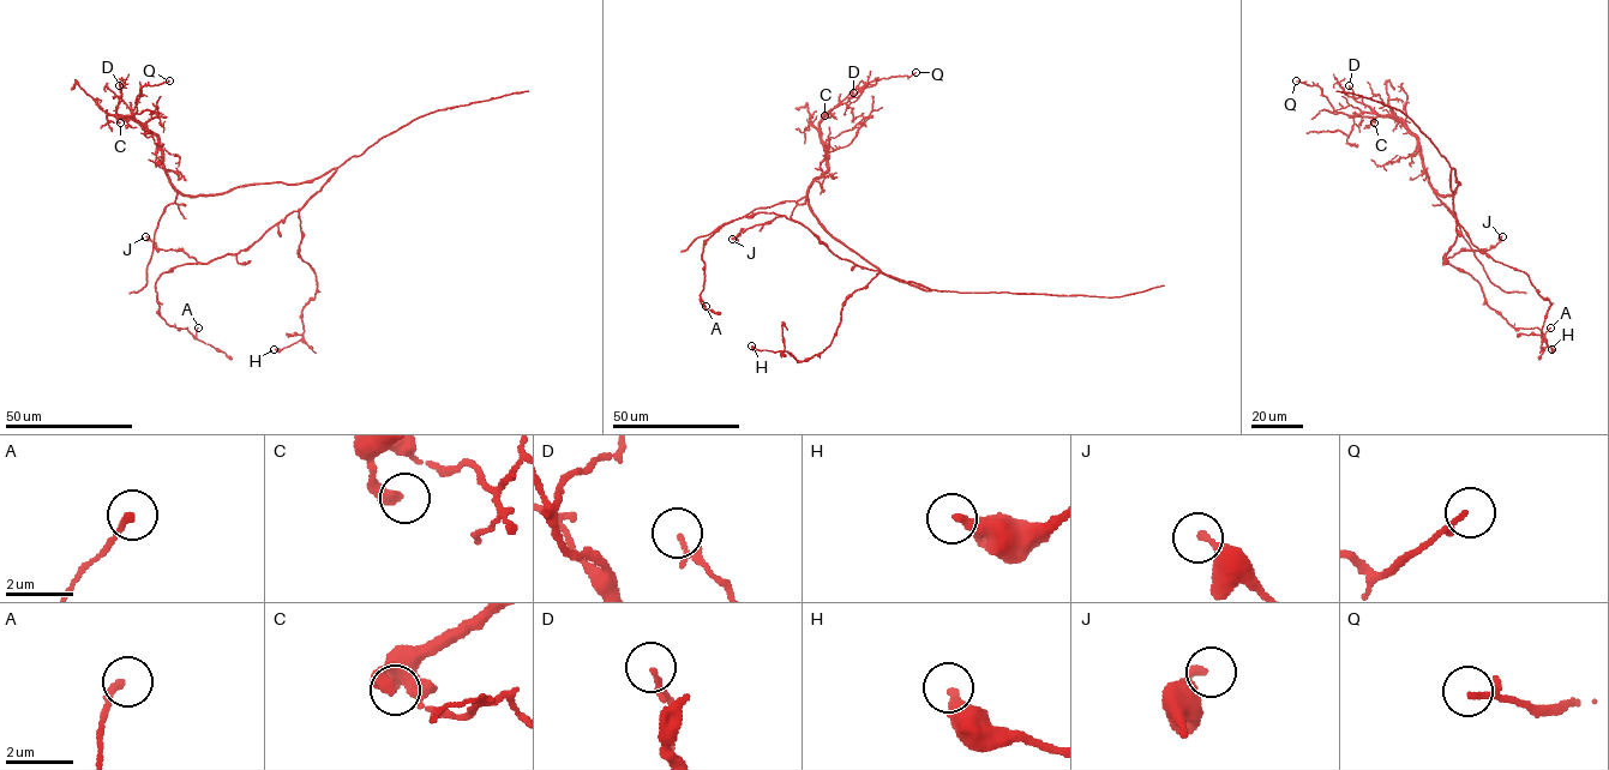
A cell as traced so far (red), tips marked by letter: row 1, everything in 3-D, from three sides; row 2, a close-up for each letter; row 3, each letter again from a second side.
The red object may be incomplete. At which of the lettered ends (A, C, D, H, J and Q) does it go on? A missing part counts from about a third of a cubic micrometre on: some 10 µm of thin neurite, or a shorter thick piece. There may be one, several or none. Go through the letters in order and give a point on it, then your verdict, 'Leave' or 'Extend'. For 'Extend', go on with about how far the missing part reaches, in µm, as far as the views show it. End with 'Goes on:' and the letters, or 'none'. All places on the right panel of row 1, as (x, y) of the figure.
A: Place: (1550, 328). Leave
C: Place: (1374, 122). Leave
D: Place: (1349, 85). Leave
H: Place: (1552, 349). Leave
J: Place: (1502, 236). Leave
Q: Place: (1296, 80). Leave
Goes on: none

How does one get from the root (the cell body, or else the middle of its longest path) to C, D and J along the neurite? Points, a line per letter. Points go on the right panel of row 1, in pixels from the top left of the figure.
C: (1456, 174), (1460, 184), (1456, 191), (1440, 196), (1430, 185), (1417, 140), (1404, 121), (1379, 115), (1374, 122)
D: (1456, 174), (1460, 184), (1454, 193), (1436, 193), (1417, 140), (1404, 121), (1360, 102), (1349, 85)
J: (1456, 174), (1453, 168), (1450, 180), (1457, 234), (1445, 254), (1444, 264), (1460, 251), (1489, 250), (1502, 236)

